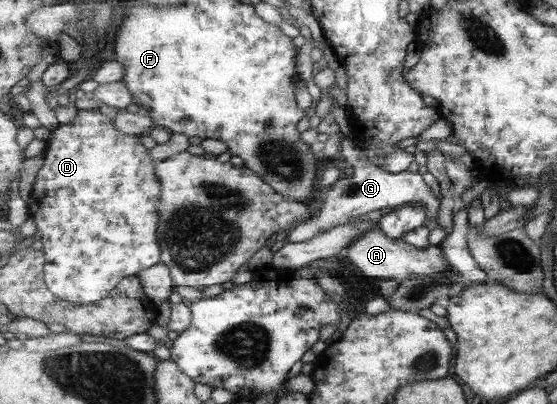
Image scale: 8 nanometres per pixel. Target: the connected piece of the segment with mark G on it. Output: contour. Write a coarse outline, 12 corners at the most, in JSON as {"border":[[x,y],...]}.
{"border":[[353,139],[341,153],[353,165],[327,192],[315,216],[283,236],[311,240],[361,214],[441,200],[416,172],[387,172]]}

